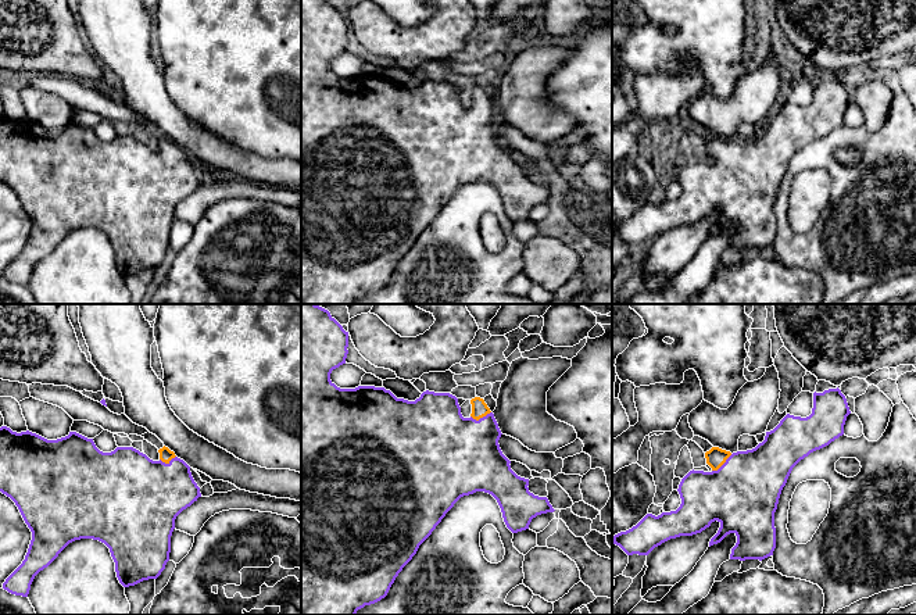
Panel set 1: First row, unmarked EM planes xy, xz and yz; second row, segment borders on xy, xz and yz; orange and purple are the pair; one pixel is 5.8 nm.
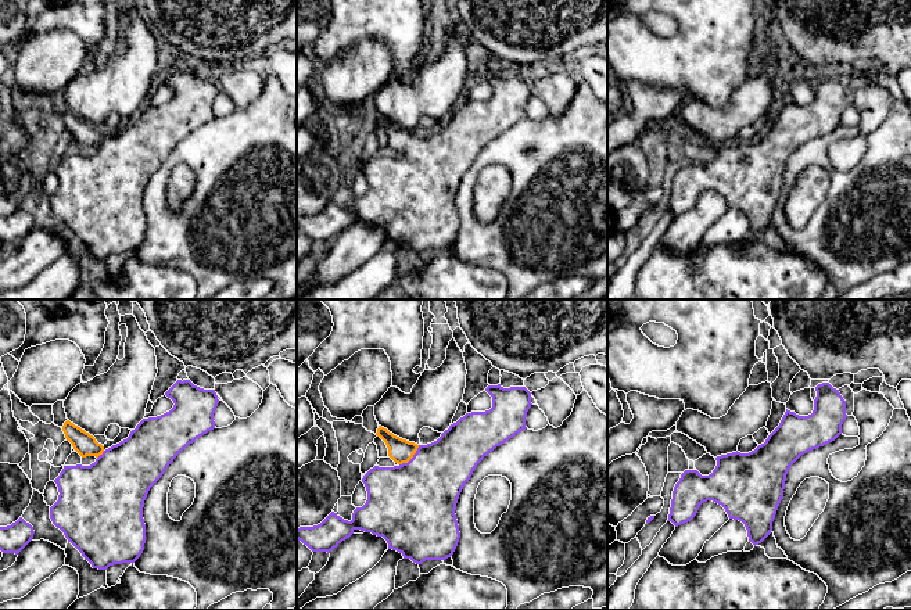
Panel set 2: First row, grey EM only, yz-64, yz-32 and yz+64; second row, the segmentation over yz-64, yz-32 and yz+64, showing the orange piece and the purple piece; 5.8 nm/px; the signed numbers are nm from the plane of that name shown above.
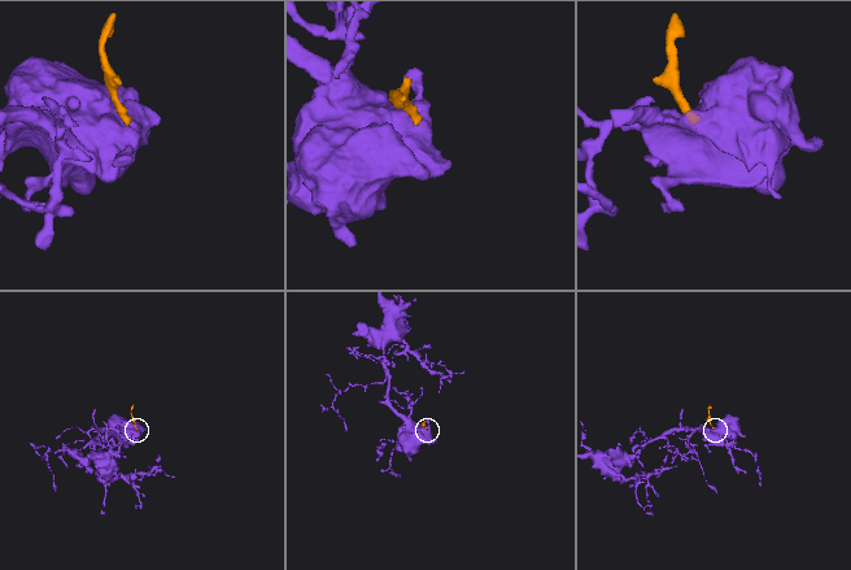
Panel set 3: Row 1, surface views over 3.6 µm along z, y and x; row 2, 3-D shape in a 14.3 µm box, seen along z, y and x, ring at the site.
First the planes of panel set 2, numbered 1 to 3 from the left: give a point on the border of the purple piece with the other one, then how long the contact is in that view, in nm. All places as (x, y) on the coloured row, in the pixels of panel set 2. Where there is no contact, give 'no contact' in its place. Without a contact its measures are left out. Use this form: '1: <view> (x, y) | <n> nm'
1: yz-64 (100, 454) | 60 nm
2: yz-32 (411, 458) | 170 nm
3: no contact

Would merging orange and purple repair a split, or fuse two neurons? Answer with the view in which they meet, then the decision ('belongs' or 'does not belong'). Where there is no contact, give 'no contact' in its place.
yz | belongs

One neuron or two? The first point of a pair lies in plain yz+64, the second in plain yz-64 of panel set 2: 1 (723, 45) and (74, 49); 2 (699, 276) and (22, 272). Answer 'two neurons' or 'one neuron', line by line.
1: two neurons
2: two neurons

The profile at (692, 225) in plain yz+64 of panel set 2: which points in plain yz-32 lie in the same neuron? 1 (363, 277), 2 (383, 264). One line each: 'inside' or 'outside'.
1: outside
2: outside

